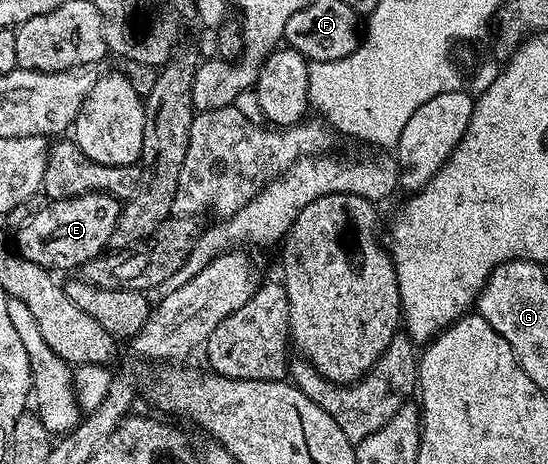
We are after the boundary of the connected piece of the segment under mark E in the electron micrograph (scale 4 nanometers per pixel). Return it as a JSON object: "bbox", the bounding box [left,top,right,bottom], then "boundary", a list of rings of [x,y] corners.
{"bbox":[17,194,121,272],"boundary":[[[78,194],[76,198],[57,198],[48,201],[46,204],[40,205],[39,211],[29,220],[29,224],[25,224],[17,232],[17,238],[19,238],[19,246],[17,242],[17,252],[25,260],[29,260],[33,264],[37,264],[41,268],[50,270],[52,272],[60,272],[59,270],[71,270],[74,268],[82,268],[89,260],[98,258],[100,254],[104,253],[108,249],[111,237],[115,231],[115,225],[119,219],[119,212],[121,209],[120,199],[112,198],[109,194]]]}

